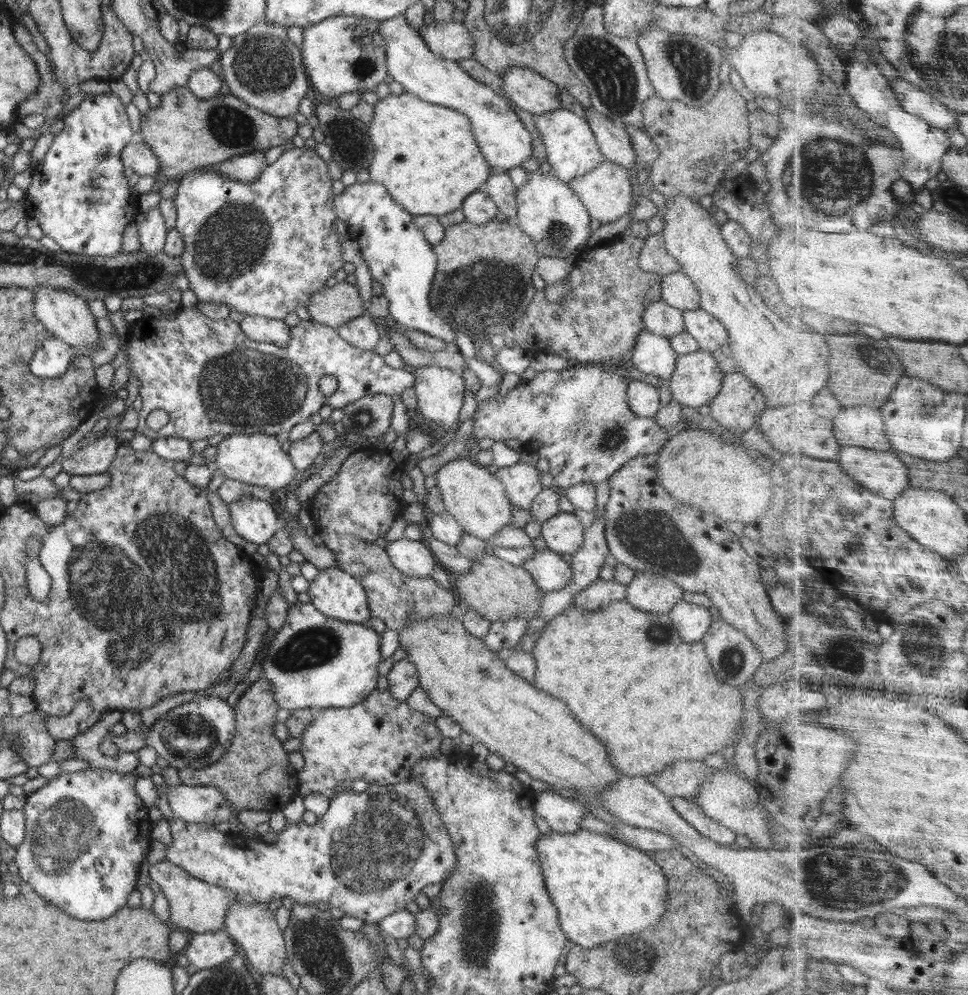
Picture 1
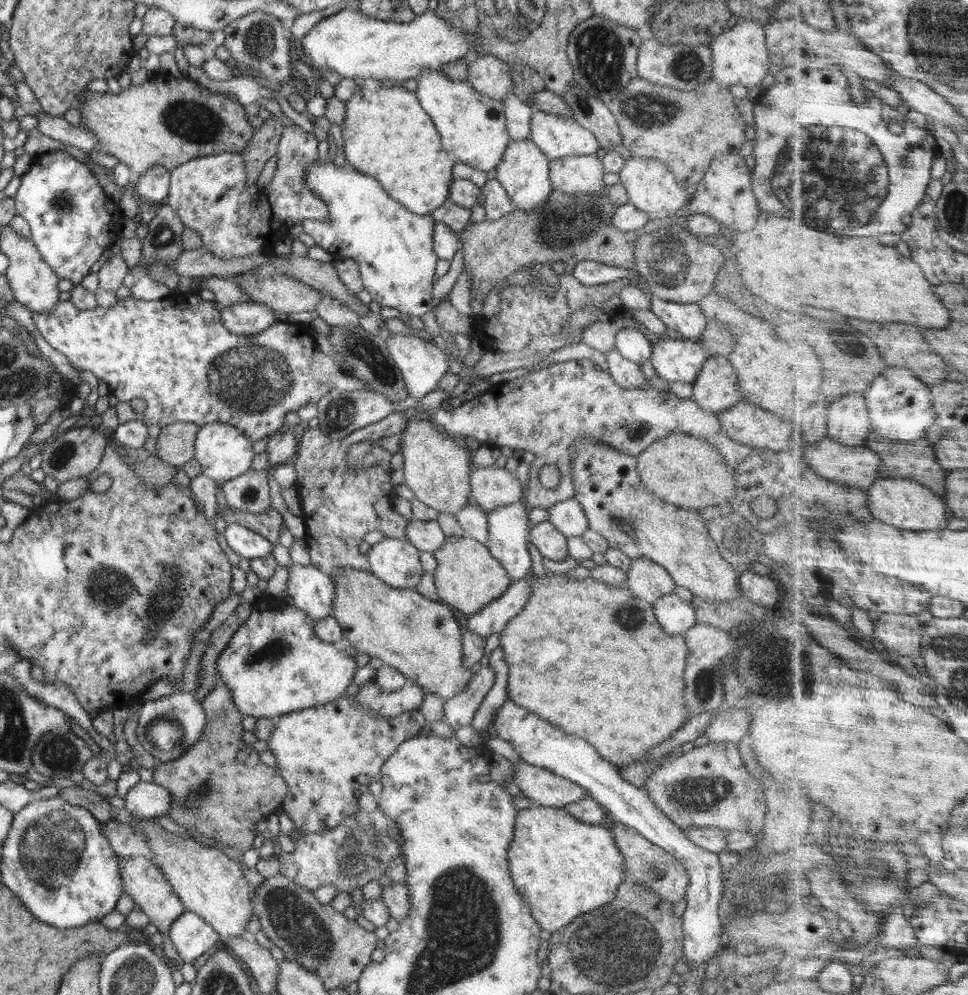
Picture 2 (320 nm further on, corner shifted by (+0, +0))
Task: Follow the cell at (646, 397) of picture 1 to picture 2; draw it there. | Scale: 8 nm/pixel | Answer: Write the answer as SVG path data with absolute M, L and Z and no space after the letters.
M614 348L606 352L607 371L610 376L621 386L627 389L648 388L648 380L642 372L640 365L623 358Z

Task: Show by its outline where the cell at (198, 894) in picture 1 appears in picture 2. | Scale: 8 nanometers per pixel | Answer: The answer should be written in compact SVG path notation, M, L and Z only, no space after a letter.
M143 856L119 857L119 871L123 892L132 897L135 906L142 909L150 924L154 924L160 933L169 932L174 920L186 910L157 863Z

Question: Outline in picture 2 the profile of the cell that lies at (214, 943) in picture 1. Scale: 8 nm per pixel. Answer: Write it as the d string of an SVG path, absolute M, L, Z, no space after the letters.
M184 911L171 924L169 936L174 948L185 963L199 964L213 950L222 946L222 937L200 916L194 912Z

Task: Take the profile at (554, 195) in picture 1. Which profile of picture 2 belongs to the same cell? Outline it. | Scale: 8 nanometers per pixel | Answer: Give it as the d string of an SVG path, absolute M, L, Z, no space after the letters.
M530 141L510 142L502 160L497 165L495 179L506 189L515 208L522 212L534 212L542 208L554 188L549 177L550 160Z

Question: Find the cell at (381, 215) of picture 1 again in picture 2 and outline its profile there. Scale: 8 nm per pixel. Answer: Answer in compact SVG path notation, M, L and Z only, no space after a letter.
M318 159L305 174L307 188L313 190L326 203L326 221L302 222L304 232L314 238L315 244L332 254L335 258L354 259L359 266L363 286L370 293L371 300L380 306L396 308L404 319L418 322L421 316L430 312L432 307L432 279L435 278L434 266L439 258L433 249L434 220L431 214L416 215L402 207L372 178L358 172L346 172L337 168L332 159L322 162Z

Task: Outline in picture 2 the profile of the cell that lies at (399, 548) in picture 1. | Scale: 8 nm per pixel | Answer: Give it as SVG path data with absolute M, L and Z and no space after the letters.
M385 537L366 554L370 573L396 589L415 589L424 571L418 549L408 541Z

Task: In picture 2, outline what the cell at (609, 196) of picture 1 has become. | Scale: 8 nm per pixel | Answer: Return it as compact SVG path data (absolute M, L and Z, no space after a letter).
M599 155L566 156L562 160L551 160L549 177L554 189L566 194L607 194L602 181L606 173Z

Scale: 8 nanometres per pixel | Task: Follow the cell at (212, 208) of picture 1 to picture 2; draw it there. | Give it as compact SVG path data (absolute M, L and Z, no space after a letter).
M288 126L282 131L277 155L278 164L270 184L258 192L247 188L247 174L240 153L222 153L200 157L177 166L171 172L169 193L164 204L170 206L185 228L190 228L201 236L203 247L219 259L230 260L245 257L252 253L272 252L272 247L281 238L290 236L289 229L306 220L326 221L328 208L320 197L307 188L305 174L319 159L318 142L314 132L305 131L300 126Z

